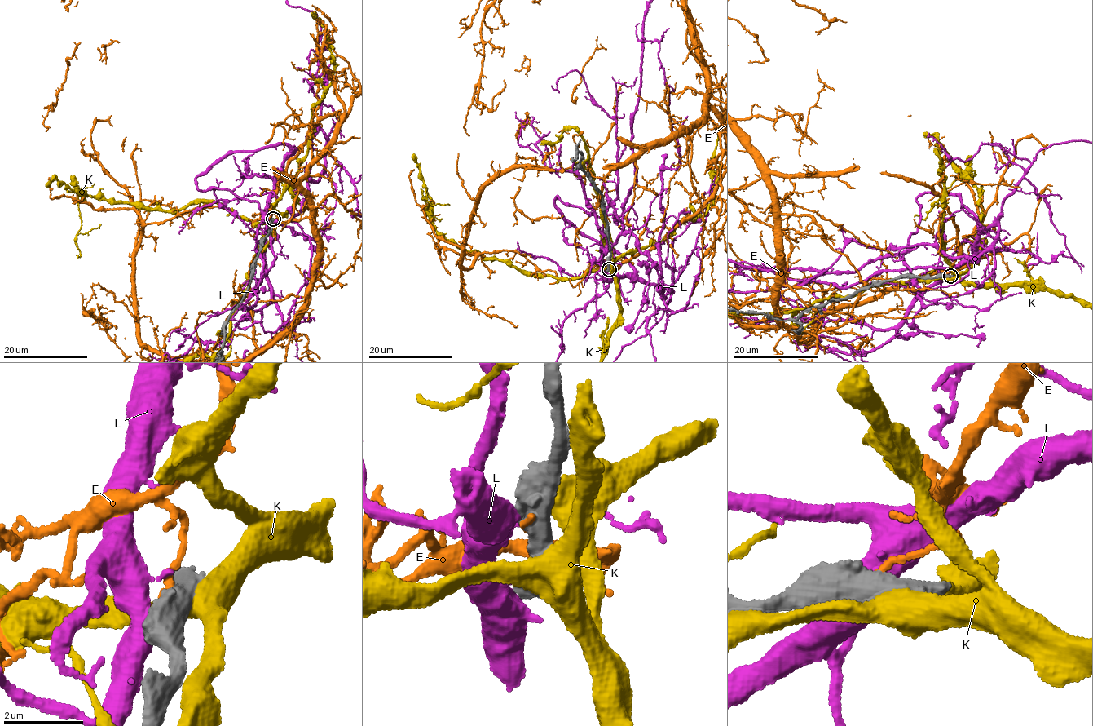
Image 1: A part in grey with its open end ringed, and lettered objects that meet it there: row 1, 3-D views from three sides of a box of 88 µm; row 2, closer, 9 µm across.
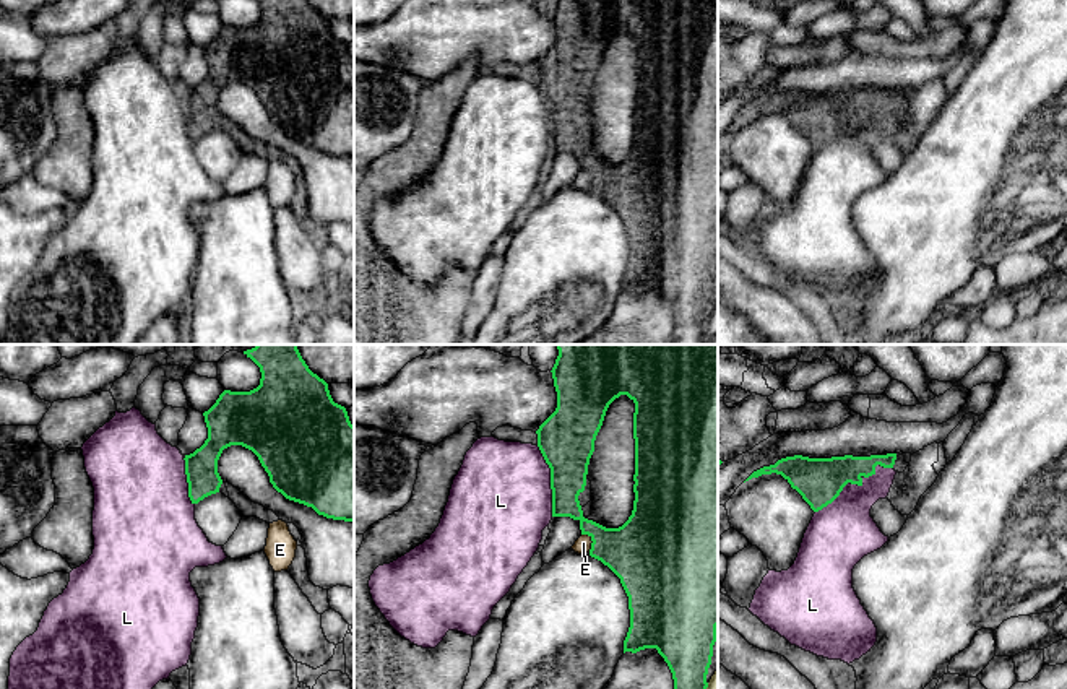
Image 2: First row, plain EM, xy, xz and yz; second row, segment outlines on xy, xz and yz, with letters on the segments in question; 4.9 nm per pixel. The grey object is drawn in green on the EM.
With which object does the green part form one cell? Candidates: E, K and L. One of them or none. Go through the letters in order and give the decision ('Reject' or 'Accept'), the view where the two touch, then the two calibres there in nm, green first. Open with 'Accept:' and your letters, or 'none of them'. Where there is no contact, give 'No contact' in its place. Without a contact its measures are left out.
Accept: none of them
E: Reject. Touches green in xz. Thickness 320 nm (green) against 80 nm
K: Reject. Touches green in xz. Thickness 260 nm (green) against 140 nm
L: Reject. Touches green in yz. Thickness 220 nm (green) against 320 nm

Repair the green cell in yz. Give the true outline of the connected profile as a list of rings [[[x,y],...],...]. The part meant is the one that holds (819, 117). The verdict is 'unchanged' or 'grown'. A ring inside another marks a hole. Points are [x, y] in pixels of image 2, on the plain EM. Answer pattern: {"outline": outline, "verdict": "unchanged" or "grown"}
{"outline": [[[896,89],[832,94],[794,91],[754,107],[745,117],[762,110],[781,110],[810,145],[819,148],[832,140],[848,119],[862,122],[864,114],[875,110],[877,101],[893,104],[895,96]]], "verdict": "unchanged"}

